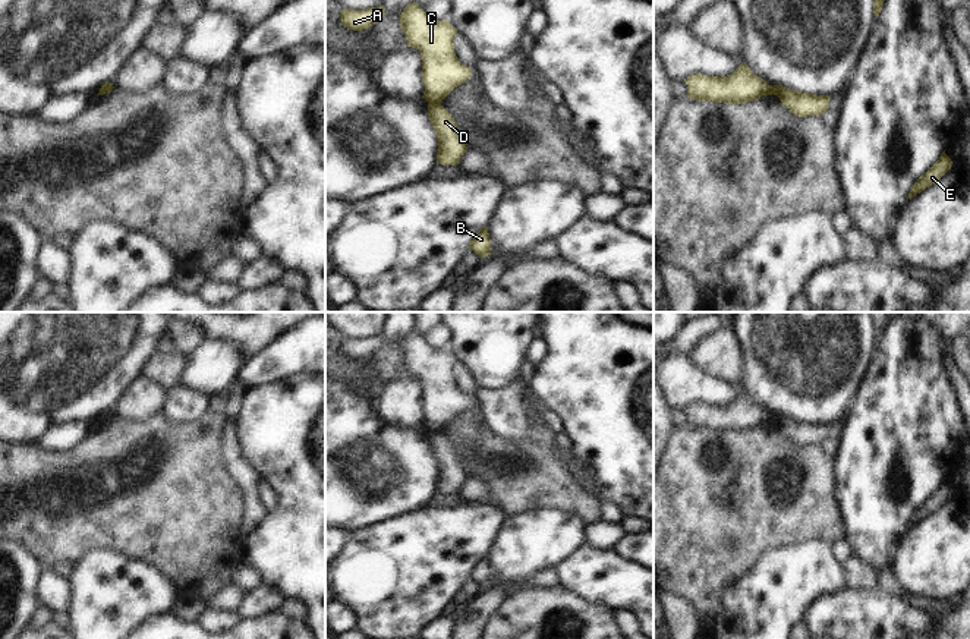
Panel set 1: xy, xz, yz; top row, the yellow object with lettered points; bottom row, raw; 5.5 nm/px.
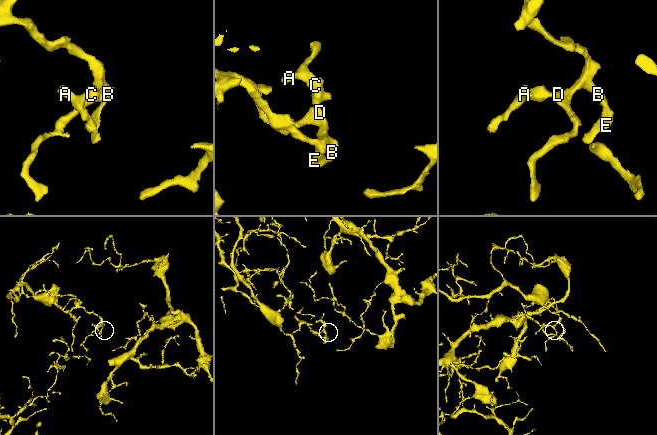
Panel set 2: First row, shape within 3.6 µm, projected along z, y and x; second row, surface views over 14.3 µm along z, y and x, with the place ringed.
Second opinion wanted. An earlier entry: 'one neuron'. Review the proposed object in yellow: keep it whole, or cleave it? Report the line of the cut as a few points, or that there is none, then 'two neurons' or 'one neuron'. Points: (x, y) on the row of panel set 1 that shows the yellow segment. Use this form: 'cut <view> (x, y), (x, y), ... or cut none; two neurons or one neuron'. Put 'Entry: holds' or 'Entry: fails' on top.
Entry: fails
cut xz (428, 103), (440, 104); two neurons

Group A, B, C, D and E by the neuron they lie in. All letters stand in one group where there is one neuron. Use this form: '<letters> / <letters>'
A C / B D E

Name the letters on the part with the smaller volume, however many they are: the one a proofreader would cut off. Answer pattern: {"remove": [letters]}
{"remove": ["A", "C"]}

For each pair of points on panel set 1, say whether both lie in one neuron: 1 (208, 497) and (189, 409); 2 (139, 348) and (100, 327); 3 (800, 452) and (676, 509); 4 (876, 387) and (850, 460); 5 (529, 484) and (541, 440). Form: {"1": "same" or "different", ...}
{"1": "different", "2": "same", "3": "same", "4": "same", "5": "same"}

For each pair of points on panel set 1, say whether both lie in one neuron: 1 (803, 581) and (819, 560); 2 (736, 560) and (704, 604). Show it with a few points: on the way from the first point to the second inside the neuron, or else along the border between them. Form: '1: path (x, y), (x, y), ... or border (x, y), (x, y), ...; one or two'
1: path (803, 576), (815, 564); one
2: path (728, 570), (714, 594); one

